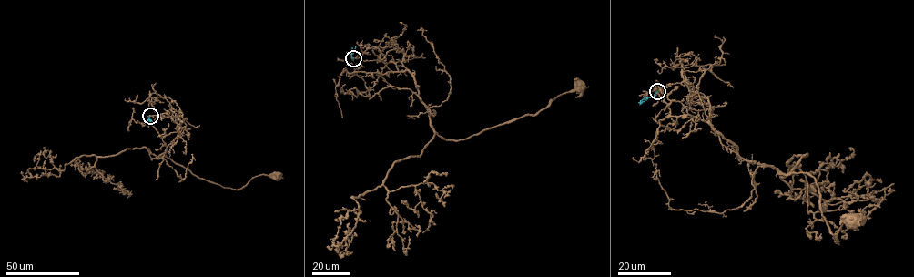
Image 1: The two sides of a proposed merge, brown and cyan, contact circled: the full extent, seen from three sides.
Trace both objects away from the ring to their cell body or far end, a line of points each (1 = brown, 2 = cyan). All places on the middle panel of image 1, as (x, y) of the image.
1: (353, 58), (371, 47), (395, 45), (430, 114), (431, 128), (451, 139), (536, 114), (557, 96), (581, 87)
2: (353, 58), (350, 52), (352, 47)

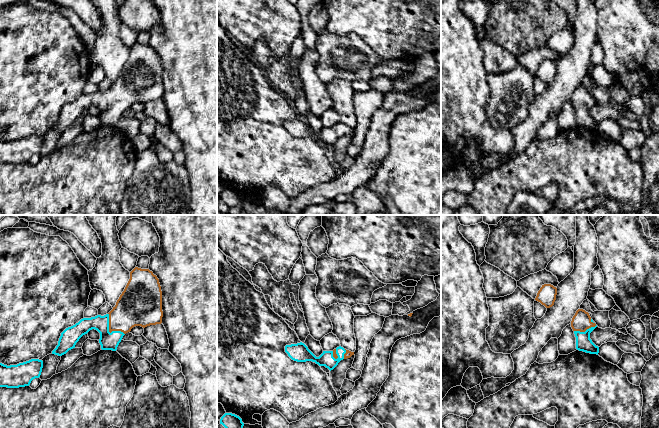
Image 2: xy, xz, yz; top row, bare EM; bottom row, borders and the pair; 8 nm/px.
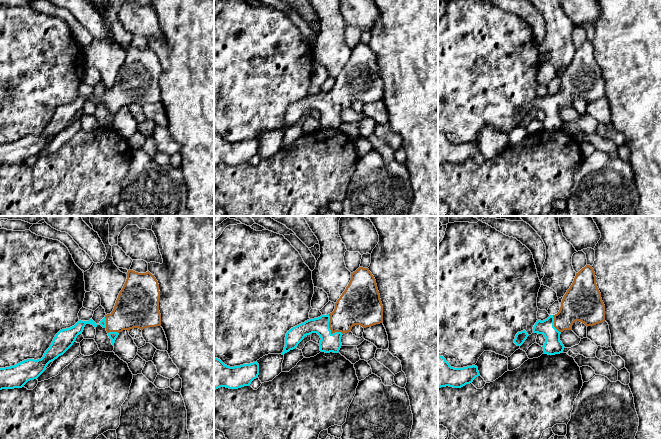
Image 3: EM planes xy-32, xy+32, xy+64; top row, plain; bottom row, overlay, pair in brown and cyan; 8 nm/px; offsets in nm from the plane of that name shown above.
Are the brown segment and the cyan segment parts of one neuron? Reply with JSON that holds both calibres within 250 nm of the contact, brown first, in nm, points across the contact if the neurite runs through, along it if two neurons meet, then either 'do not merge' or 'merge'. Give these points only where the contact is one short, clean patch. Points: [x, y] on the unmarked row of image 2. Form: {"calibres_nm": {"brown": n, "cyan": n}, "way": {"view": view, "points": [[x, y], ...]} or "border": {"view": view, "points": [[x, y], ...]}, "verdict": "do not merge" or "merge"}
{"calibres_nm": {"brown": 280, "cyan": 140}, "way": {"view": "xy", "points": [[132, 85], [109, 106], [109, 117]]}, "verdict": "merge"}

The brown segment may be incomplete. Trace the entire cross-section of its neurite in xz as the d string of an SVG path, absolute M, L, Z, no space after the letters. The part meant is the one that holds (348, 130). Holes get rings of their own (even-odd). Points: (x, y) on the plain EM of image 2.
M302 118L286 121L285 128L294 137L312 137L319 142L325 142L330 147L333 146L341 136L350 134L352 131L354 131L354 128L351 128L339 122L333 127L323 127L323 129L319 133L316 133Z

